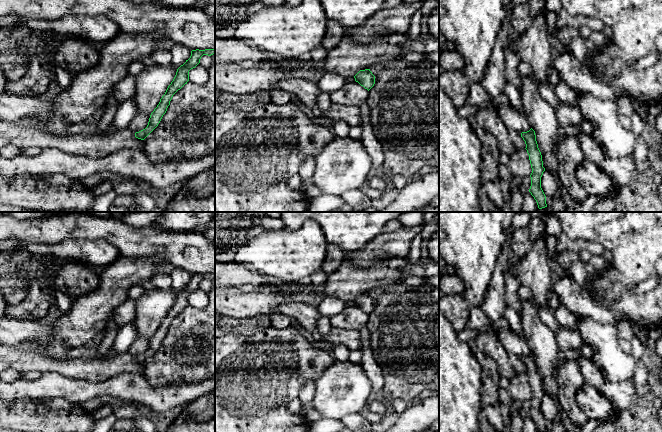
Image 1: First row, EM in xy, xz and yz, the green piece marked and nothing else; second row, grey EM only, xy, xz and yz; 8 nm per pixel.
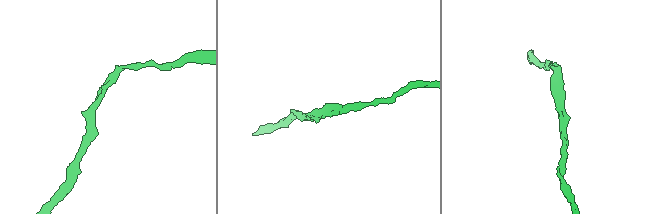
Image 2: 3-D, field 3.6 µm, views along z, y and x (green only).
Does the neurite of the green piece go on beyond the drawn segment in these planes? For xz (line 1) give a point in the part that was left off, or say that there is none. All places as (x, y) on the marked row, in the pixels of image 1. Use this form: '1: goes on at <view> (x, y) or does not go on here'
1: does not go on here

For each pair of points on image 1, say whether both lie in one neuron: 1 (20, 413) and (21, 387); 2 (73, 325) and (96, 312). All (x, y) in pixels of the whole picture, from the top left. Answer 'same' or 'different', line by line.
1: different
2: same

